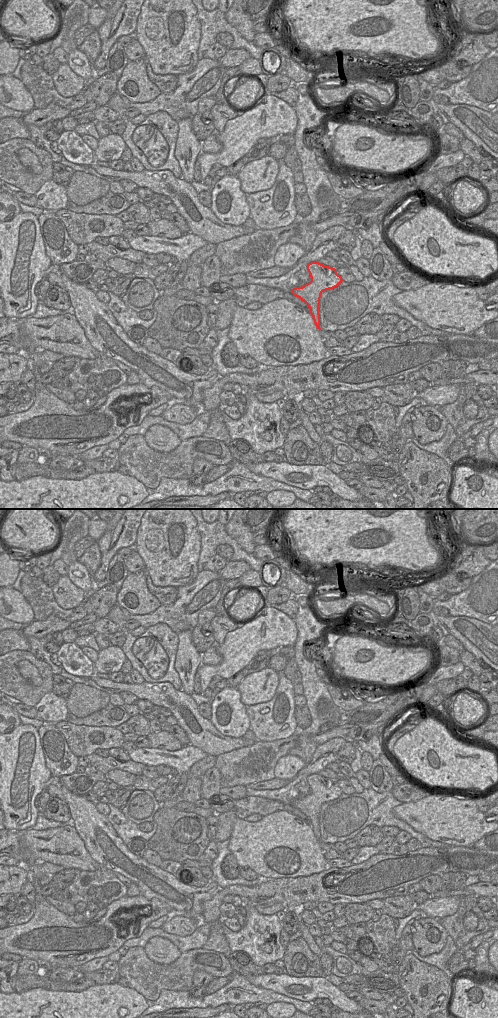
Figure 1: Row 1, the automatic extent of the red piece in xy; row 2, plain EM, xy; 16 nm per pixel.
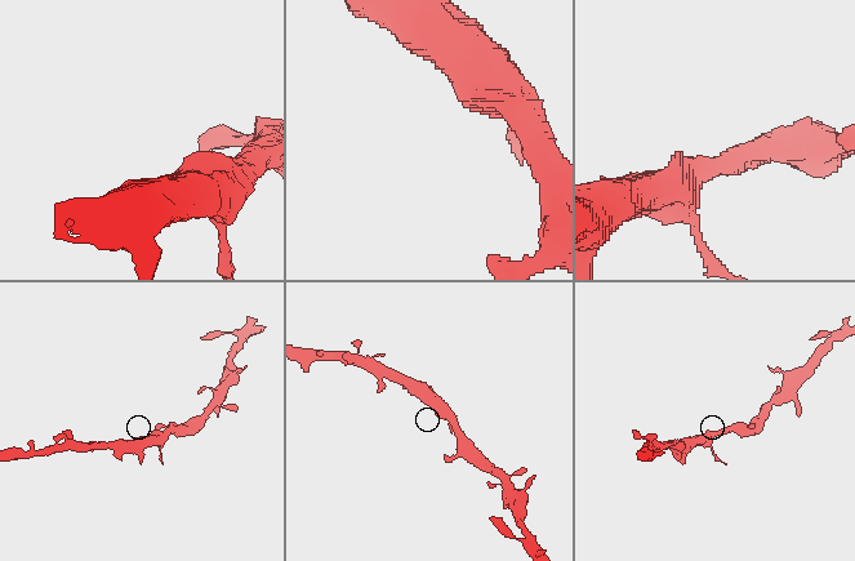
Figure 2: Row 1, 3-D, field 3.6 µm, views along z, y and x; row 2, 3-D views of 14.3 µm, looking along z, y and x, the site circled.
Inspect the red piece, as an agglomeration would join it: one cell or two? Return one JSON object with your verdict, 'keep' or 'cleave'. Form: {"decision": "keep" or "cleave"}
{"decision": "keep"}

